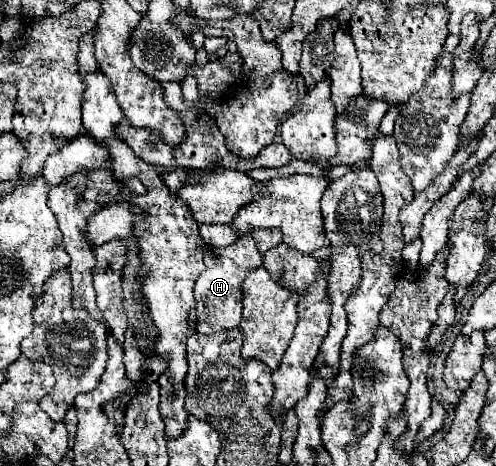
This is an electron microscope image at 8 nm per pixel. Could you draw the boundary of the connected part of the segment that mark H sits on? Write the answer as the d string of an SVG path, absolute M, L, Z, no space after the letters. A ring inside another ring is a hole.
M240 236L234 244L221 248L208 248L205 253L205 270L198 276L194 286L194 298L196 298L196 332L200 334L214 334L224 332L230 328L236 328L240 324L240 312L242 312L242 288L244 276L252 270L262 266L262 254L256 248L256 242L252 236Z

